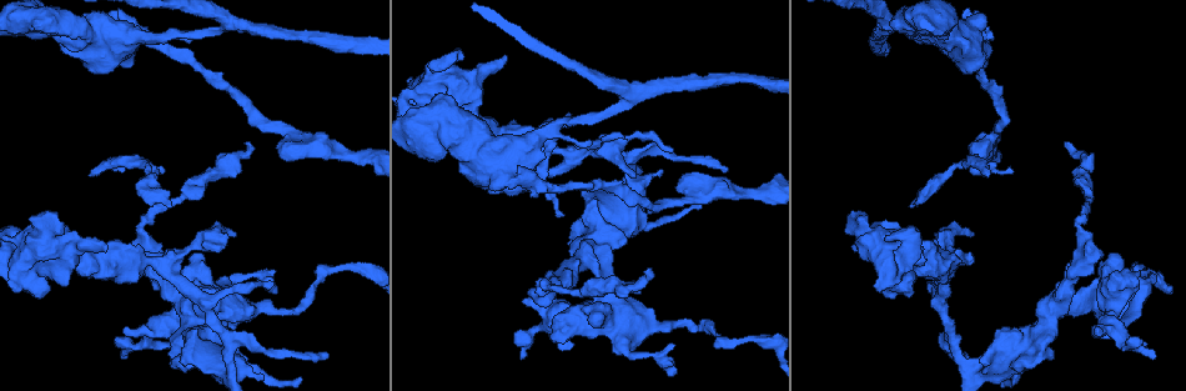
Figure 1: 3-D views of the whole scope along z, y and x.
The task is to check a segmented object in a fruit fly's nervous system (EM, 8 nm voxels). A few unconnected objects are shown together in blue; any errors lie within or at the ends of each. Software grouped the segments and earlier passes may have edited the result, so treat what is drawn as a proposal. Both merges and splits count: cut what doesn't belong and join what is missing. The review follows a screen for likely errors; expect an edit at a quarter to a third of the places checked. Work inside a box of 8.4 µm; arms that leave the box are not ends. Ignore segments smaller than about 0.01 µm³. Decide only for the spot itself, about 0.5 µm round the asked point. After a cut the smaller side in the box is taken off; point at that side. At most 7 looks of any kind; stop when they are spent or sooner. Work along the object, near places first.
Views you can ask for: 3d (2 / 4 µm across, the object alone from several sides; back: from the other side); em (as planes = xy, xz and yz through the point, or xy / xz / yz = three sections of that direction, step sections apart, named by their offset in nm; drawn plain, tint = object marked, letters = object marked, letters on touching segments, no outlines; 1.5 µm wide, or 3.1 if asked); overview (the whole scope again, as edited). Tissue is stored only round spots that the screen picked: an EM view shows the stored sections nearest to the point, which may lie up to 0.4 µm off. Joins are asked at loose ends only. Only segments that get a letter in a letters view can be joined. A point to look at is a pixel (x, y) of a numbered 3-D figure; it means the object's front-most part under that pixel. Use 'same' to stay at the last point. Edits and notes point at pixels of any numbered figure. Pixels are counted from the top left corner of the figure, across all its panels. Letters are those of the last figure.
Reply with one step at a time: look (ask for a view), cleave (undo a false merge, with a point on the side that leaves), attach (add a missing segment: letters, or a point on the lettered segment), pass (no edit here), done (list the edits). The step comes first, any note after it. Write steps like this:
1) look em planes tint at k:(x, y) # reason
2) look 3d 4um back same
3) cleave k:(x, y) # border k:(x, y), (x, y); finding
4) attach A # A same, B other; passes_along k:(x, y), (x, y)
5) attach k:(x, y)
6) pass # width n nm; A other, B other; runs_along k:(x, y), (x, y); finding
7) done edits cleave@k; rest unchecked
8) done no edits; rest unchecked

look em planes letters at 1:(227, 323) # stops while still wide

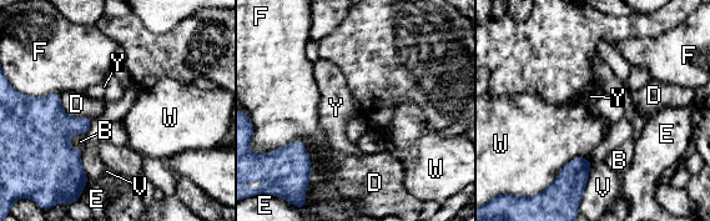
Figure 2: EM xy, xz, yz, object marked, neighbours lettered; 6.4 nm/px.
pass # B other, D other, E other, F other, V other, W other, Y other; runs_along 2:(50, 96), (59, 142), (80, 172); none of them fits

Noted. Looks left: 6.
look em xz step 8 tint at 1:(162, 174) # thin end

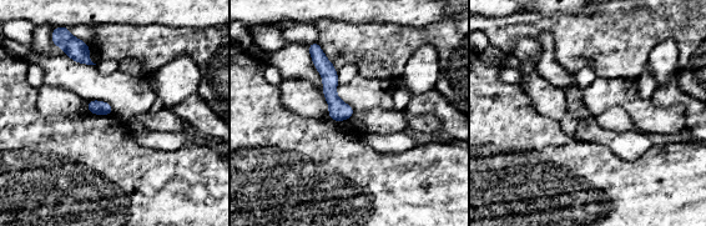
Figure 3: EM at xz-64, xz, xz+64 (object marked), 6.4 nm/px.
look em yz step 8 tint same

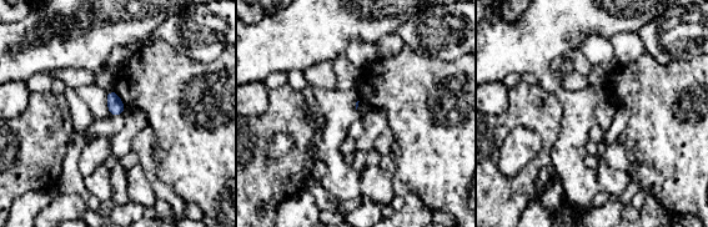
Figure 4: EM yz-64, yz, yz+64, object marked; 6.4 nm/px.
look em yz step 8 letters same

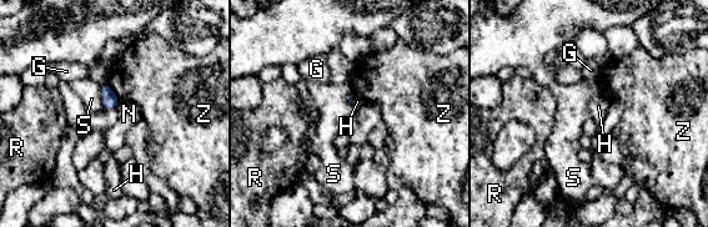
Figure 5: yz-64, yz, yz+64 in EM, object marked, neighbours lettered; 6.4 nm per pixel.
pass # longest_contact S 160 nm; G other, H other, N other, R other, S other, Z other; border 5:(100, 86), (100, 101), (105, 109); no lettered segment goes on from it

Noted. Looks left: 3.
look em xz step 4 tint at 1:(236, 236) # an open end

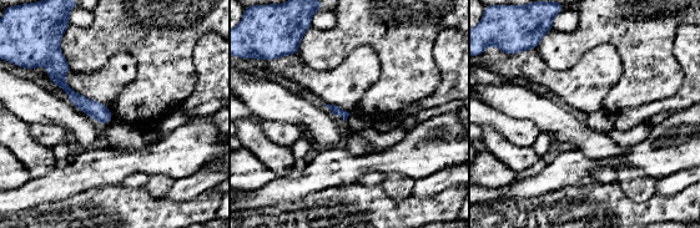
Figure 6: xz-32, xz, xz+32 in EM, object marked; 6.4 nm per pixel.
look em planes letters same

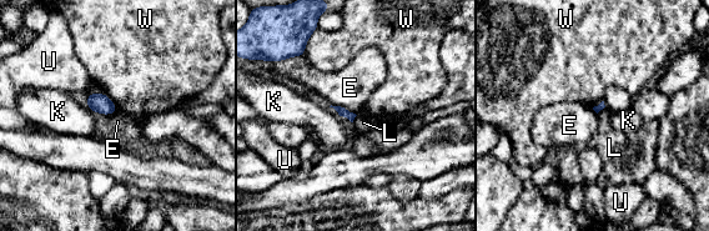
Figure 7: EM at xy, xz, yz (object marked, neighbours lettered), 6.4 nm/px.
pass # E other, K other, L other, U other, W other; border 7:(331, 104), (343, 106), (356, 115); no lettered segment goes on from it

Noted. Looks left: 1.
done no edits; rest unchecked

